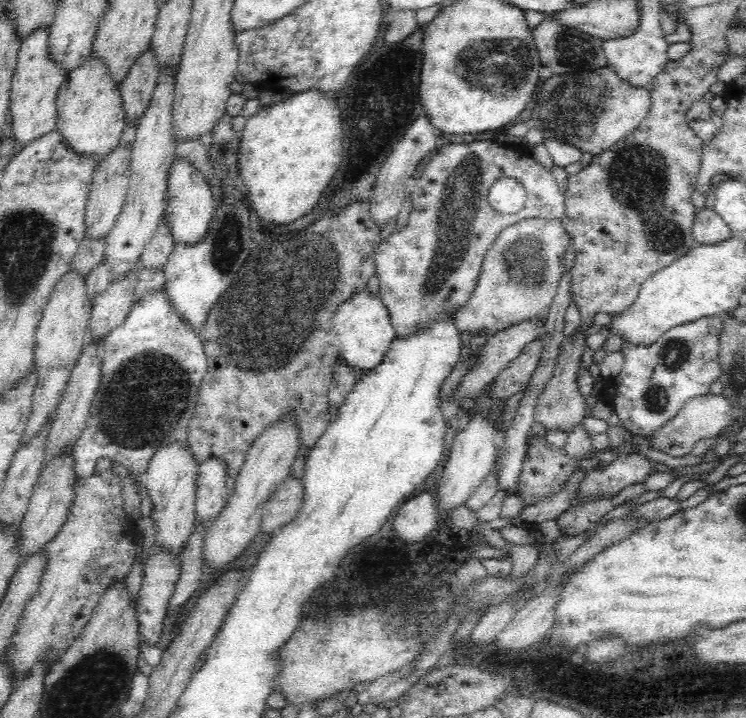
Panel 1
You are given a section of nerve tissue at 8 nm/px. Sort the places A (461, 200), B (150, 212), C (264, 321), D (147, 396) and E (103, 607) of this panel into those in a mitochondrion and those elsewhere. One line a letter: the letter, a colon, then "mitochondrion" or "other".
A: mitochondrion
B: other
C: mitochondrion
D: mitochondrion
E: other

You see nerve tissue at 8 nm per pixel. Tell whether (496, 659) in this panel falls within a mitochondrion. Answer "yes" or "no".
no

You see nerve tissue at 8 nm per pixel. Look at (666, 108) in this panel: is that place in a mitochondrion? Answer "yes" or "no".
no

